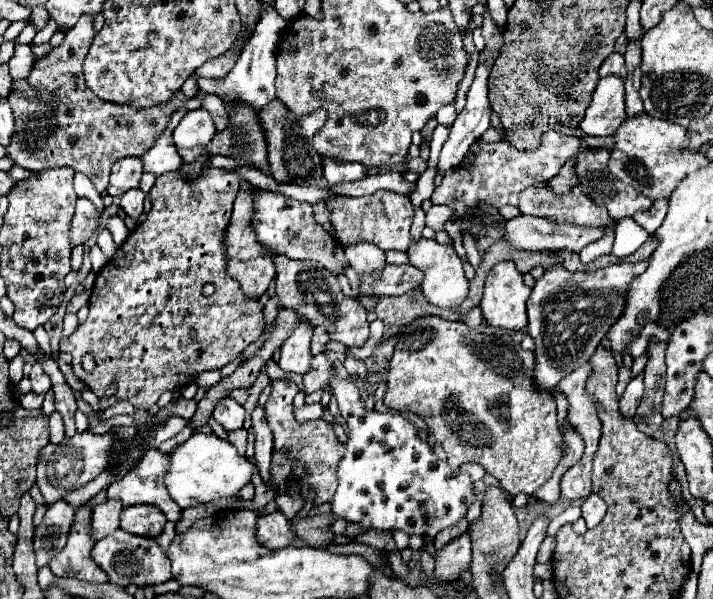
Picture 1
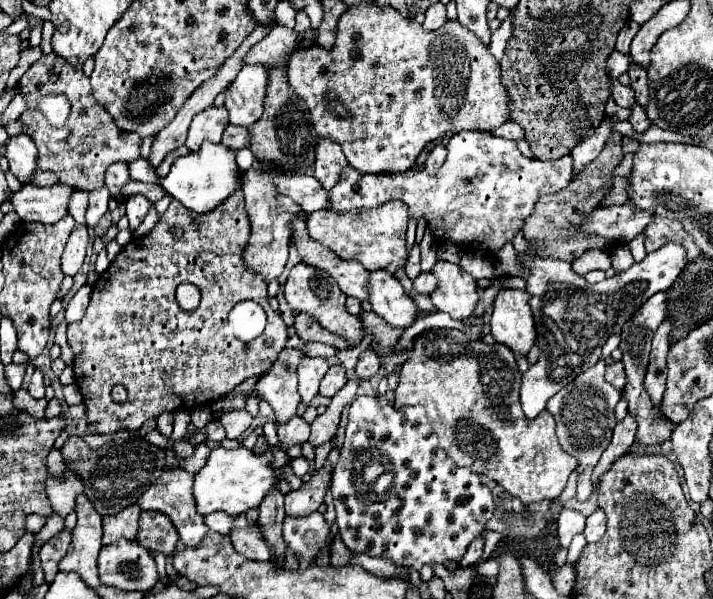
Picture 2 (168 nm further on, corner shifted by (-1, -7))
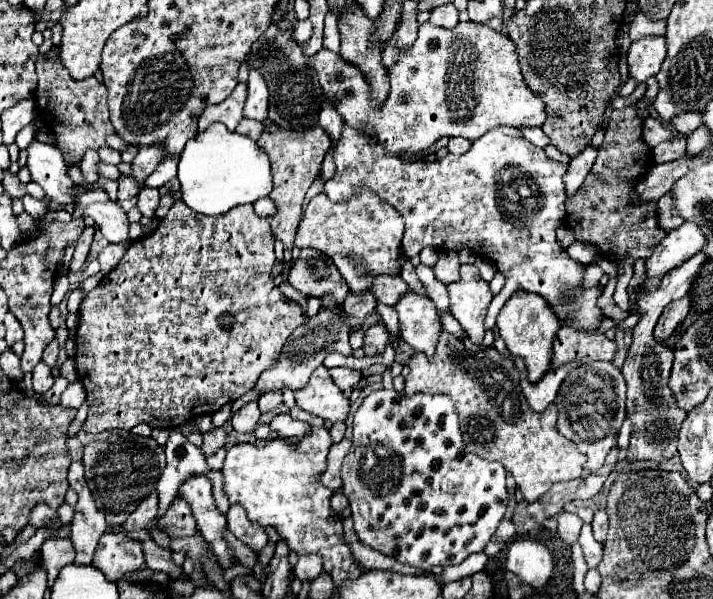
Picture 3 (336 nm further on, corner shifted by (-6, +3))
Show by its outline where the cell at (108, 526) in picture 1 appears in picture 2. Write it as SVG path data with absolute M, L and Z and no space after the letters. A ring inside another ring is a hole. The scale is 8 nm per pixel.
M130 505L126 511L120 511L118 515L108 515L104 517L104 537L102 545L110 545L118 539L134 539L138 531L138 517L140 517L140 507Z

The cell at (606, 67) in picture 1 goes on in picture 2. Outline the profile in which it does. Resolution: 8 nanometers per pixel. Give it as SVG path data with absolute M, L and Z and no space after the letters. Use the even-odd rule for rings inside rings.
M610 77L610 97L620 107L630 107L634 103L634 91L628 85L622 85L616 77Z

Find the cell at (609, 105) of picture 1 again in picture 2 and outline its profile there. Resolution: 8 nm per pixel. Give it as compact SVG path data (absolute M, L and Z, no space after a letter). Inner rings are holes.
M604 117L602 123L596 127L594 135L588 137L588 139L584 139L582 143L578 143L578 147L574 147L574 151L572 151L572 157L574 157L574 175L576 175L582 167L586 167L586 165L602 151L604 143L606 143L606 139L612 135L612 131L614 131L612 119L610 119L610 117Z

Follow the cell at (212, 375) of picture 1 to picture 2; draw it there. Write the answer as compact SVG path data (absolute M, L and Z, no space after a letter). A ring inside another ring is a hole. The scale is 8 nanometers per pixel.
M304 355L298 363L298 393L302 397L302 403L310 403L310 399L318 393L318 385L324 377L324 373L328 371L328 361L324 357L310 357L310 355Z

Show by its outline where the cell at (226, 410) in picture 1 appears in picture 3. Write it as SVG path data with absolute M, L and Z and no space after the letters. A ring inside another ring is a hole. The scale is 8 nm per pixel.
M251 401L251 403L243 405L239 411L235 411L235 415L231 417L231 425L239 433L251 433L251 431L255 431L259 417L261 417L261 411L257 407L257 401Z

